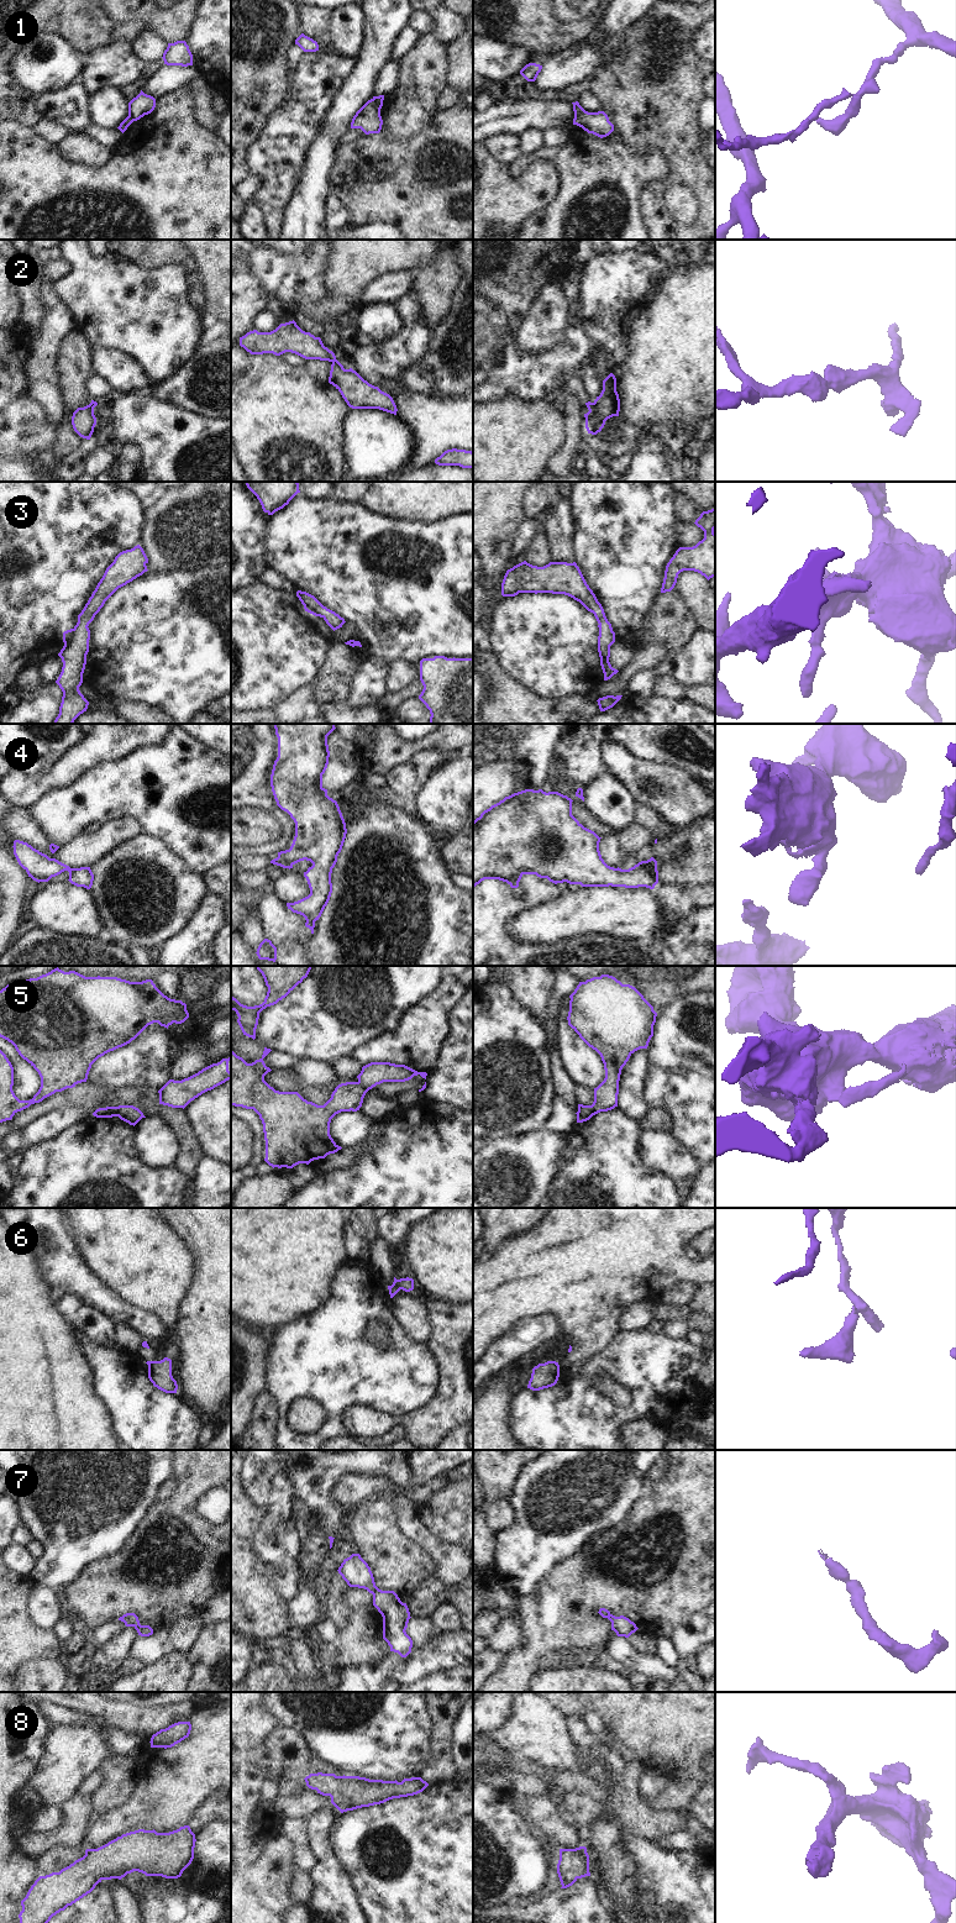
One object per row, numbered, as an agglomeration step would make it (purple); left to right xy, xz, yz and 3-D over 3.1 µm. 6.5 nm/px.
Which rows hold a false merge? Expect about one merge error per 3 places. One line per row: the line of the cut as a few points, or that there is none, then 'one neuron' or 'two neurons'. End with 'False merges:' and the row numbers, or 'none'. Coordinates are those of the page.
1: cut in xz along (372, 99), (379, 110); two neurons
2: no cut; one neuron
3: no cut; one neuron
4: no cut; one neuron
5: cut in xz along (358, 1081), (369, 1088); two neurons
6: cut in xz along (392, 1285), (397, 1292); two neurons
7: no cut; one neuron
8: no cut; one neuron
False merges: 1, 5, 6

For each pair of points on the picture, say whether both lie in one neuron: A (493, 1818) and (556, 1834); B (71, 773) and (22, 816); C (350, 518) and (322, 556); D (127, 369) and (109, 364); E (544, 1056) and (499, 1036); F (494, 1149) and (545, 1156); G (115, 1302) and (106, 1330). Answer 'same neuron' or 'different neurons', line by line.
A: different neurons
B: different neurons
C: same neuron
D: same neuron
E: same neuron
F: same neuron
G: different neurons

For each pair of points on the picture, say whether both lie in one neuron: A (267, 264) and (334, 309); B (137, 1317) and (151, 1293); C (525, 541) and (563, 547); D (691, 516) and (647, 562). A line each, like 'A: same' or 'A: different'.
A: different
B: different
C: different
D: different

